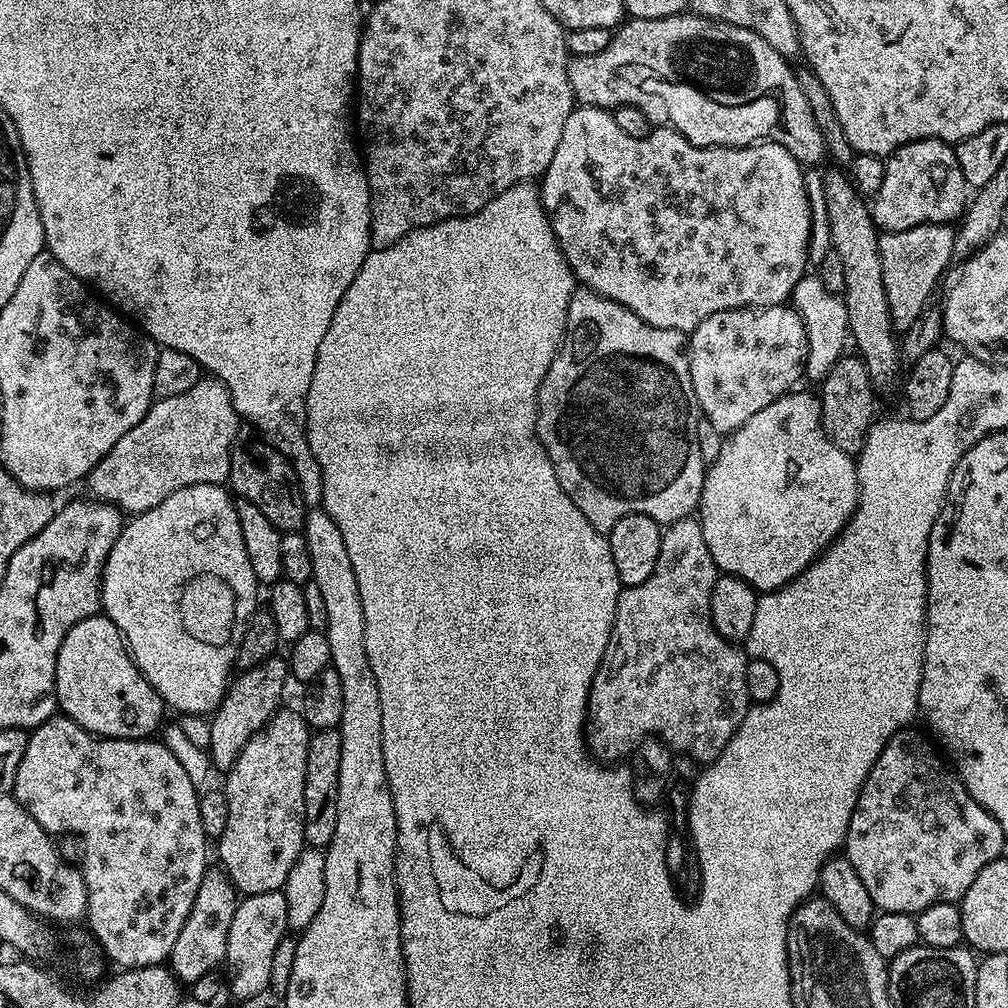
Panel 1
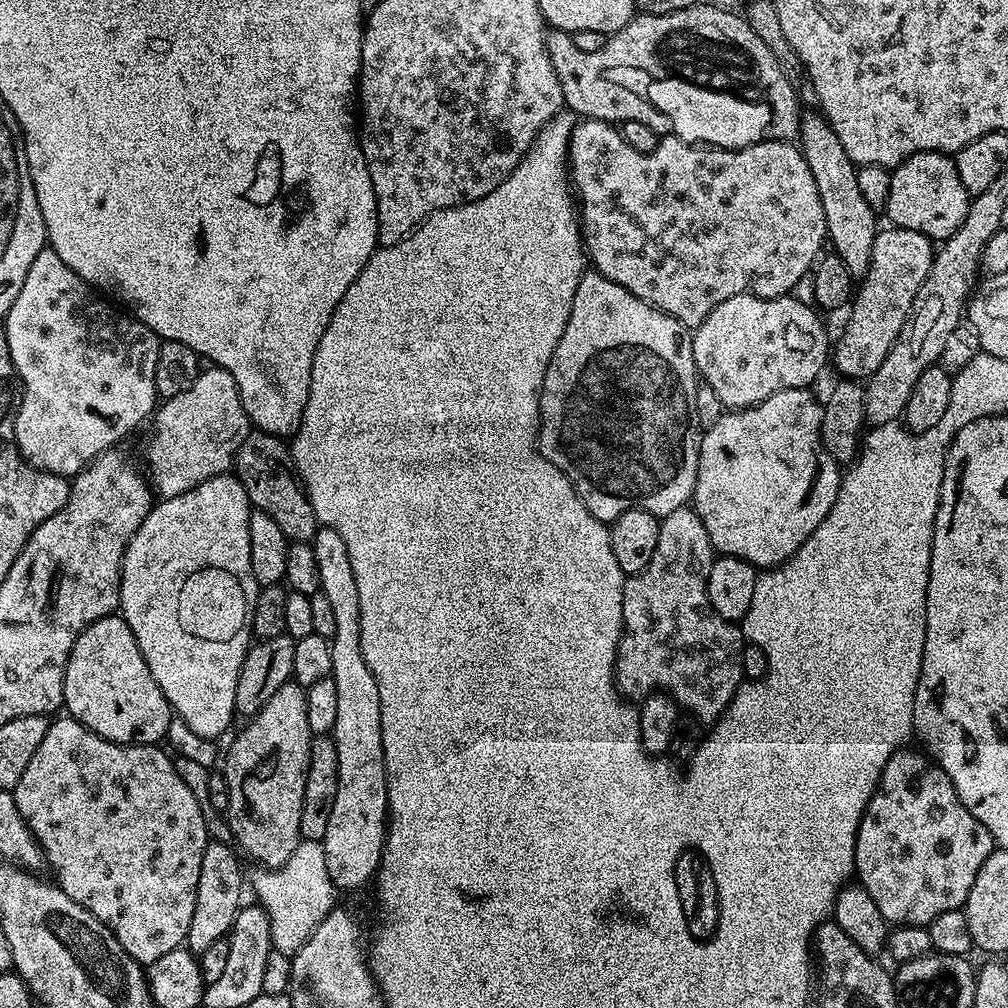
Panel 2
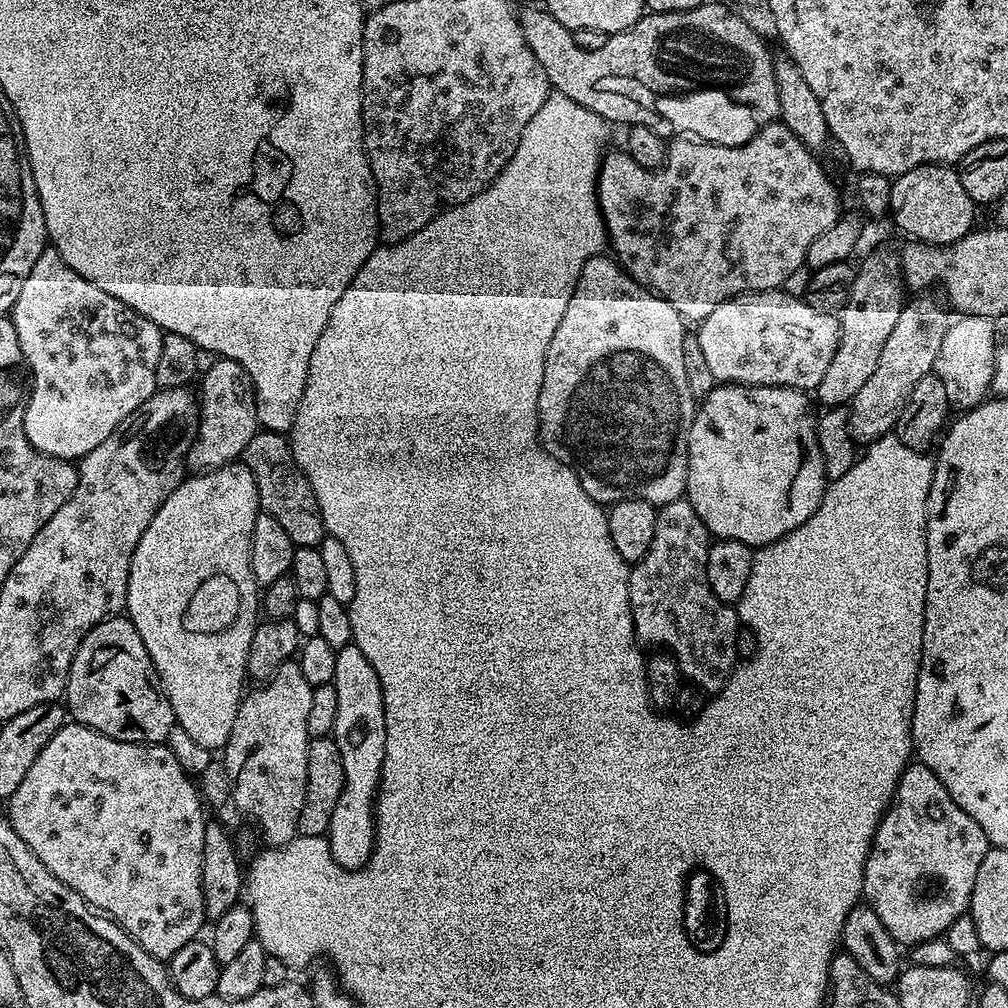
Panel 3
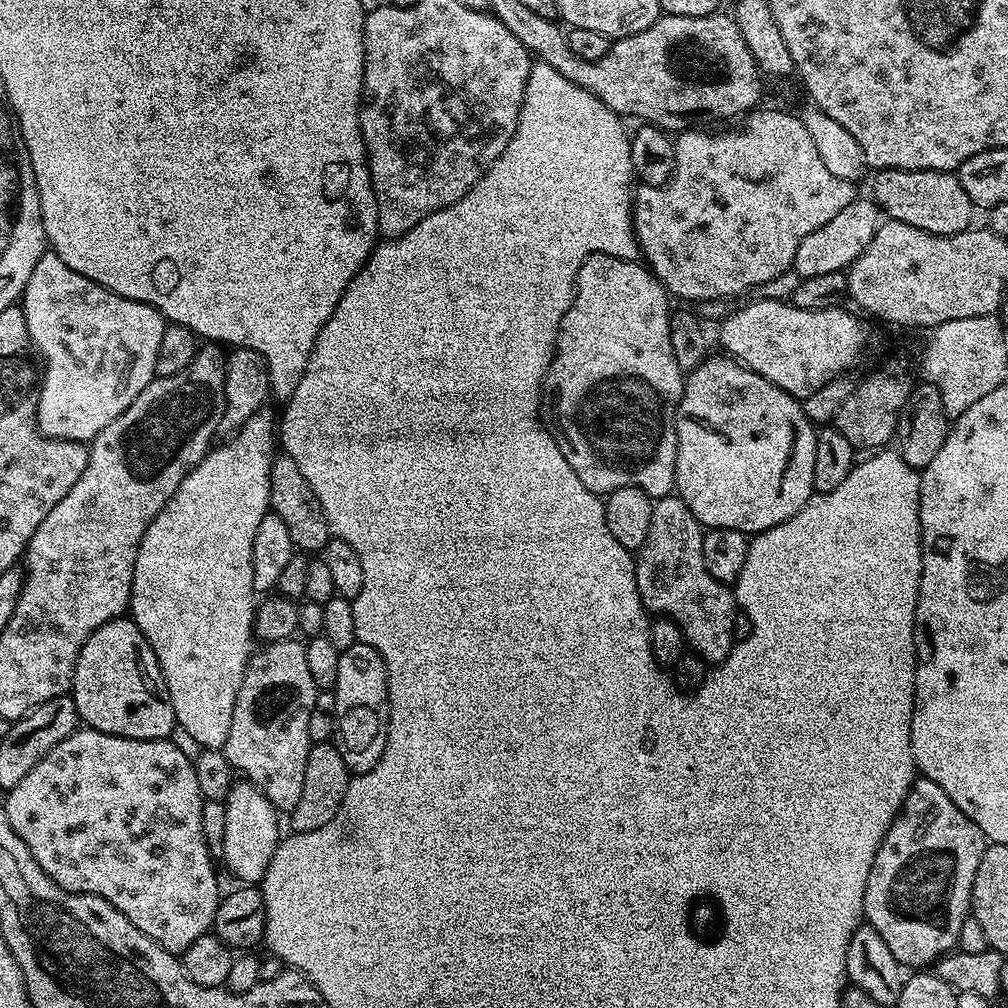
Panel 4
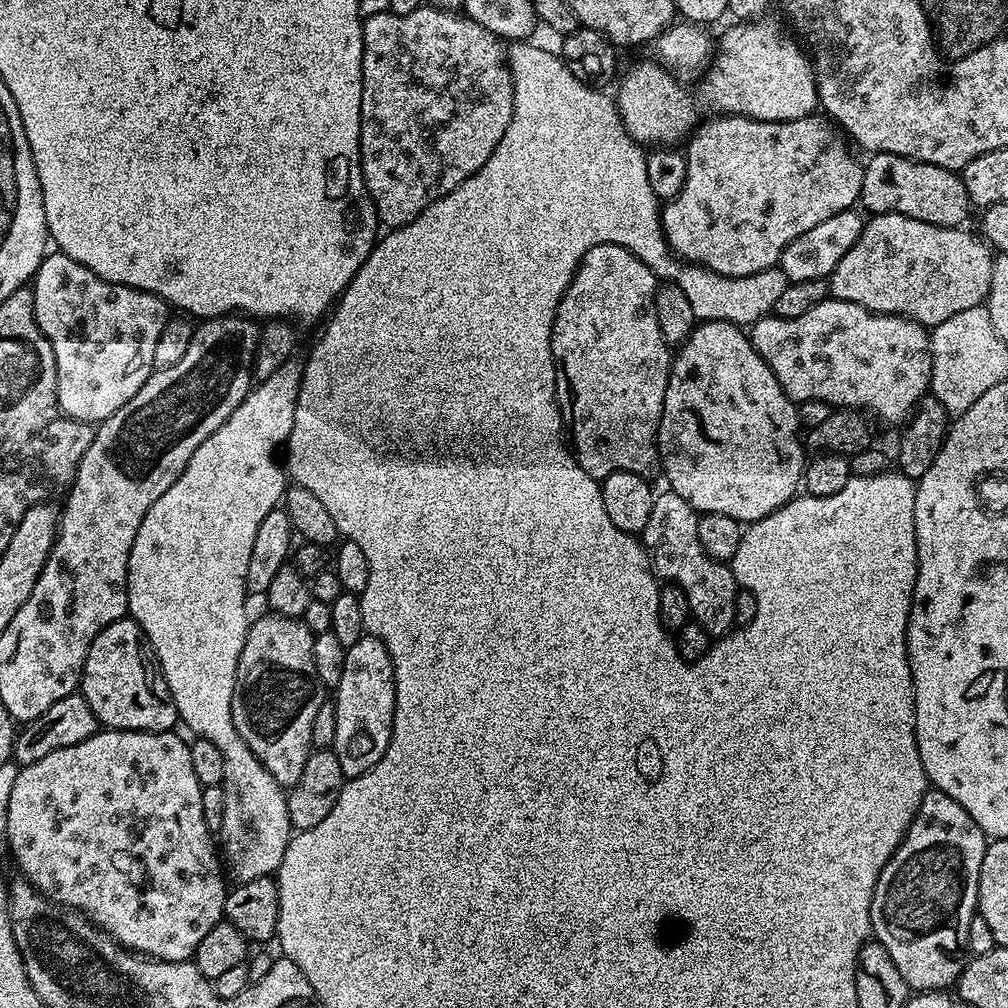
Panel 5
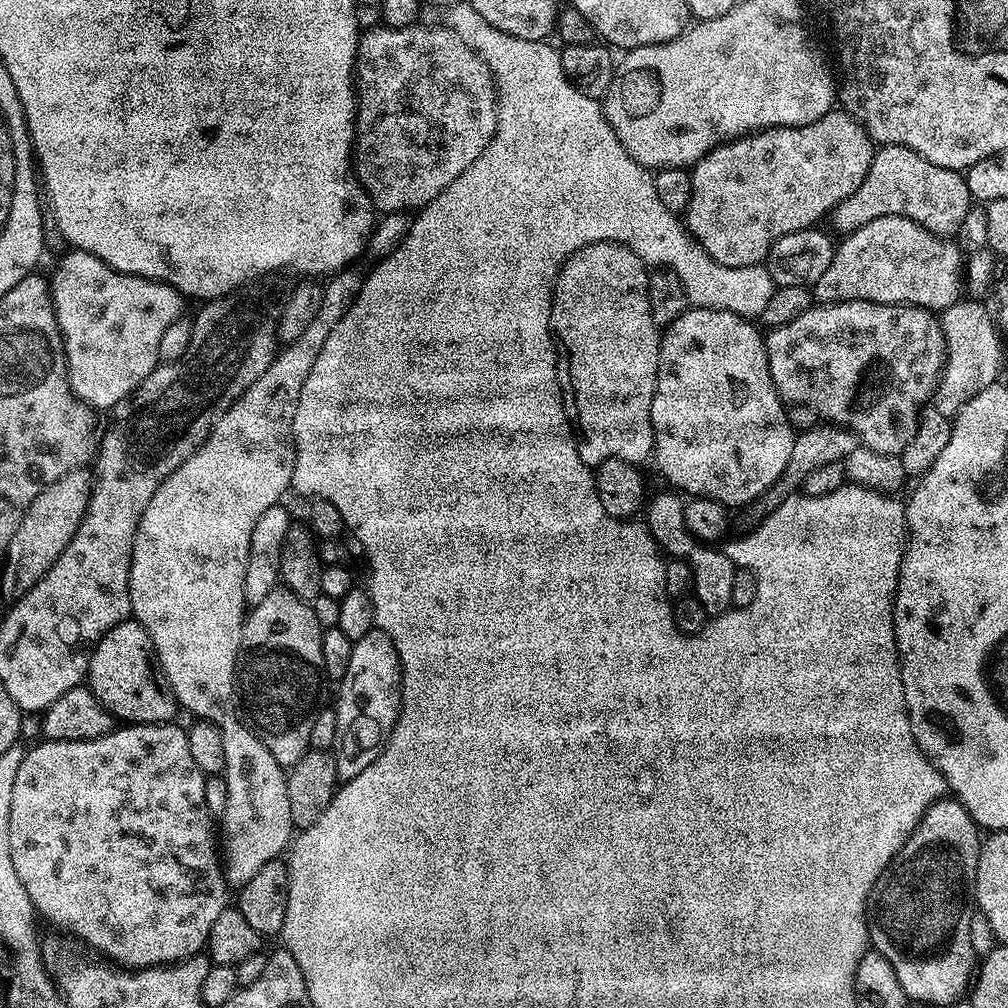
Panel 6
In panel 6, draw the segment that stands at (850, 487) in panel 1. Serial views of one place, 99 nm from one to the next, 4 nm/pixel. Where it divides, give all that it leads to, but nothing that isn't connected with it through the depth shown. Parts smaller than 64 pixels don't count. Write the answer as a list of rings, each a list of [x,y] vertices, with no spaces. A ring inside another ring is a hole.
[[[695,306],[689,307],[688,311],[681,314],[673,324],[663,329],[660,337],[660,369],[656,379],[654,402],[652,403],[652,431],[654,433],[652,447],[656,468],[664,475],[664,480],[668,483],[665,485],[671,486],[677,493],[683,494],[685,497],[705,496],[732,510],[735,510],[739,504],[749,503],[748,505],[751,505],[768,491],[768,487],[779,478],[782,470],[786,470],[786,462],[790,462],[790,450],[794,450],[797,433],[792,432],[792,424],[788,421],[787,414],[784,413],[786,405],[780,399],[778,390],[774,386],[774,378],[770,374],[768,355],[764,345],[765,337],[762,332],[760,336],[759,331],[761,332],[761,329],[751,319],[738,314],[730,314],[726,310],[697,308]]]

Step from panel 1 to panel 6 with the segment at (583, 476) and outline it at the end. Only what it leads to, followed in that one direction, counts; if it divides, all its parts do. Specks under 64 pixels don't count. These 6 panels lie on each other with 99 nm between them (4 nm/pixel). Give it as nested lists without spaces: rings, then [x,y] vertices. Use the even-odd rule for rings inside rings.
[[[597,240],[595,244],[587,244],[579,248],[569,260],[562,265],[560,272],[556,275],[556,287],[552,289],[552,309],[550,310],[550,326],[552,327],[552,335],[554,343],[558,349],[559,355],[562,357],[562,371],[560,373],[560,390],[564,393],[566,407],[570,413],[570,423],[574,429],[576,437],[576,449],[582,458],[582,462],[589,466],[598,466],[607,460],[624,460],[628,464],[637,466],[643,465],[643,460],[653,455],[654,449],[652,447],[652,403],[654,402],[654,390],[656,389],[656,379],[658,378],[658,370],[660,369],[660,337],[662,335],[661,329],[657,328],[654,321],[650,318],[650,298],[648,297],[648,274],[649,265],[644,263],[642,258],[638,258],[638,254],[634,254],[634,250],[630,250],[626,244],[618,244],[610,240]]]

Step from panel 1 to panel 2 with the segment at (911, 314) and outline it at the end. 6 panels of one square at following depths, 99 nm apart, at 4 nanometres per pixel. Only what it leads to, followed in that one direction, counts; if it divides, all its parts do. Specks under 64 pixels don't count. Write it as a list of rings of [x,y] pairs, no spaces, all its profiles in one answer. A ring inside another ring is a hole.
[[[895,226],[881,227],[874,238],[872,247],[872,257],[868,272],[859,281],[854,295],[850,301],[852,313],[848,316],[848,325],[844,328],[844,333],[840,336],[840,341],[835,341],[834,351],[831,353],[830,360],[841,373],[841,377],[857,382],[872,376],[878,366],[890,354],[890,346],[902,334],[902,330],[908,324],[908,317],[912,314],[914,298],[918,298],[918,290],[922,290],[922,282],[926,282],[926,274],[930,274],[930,266],[934,255],[933,241],[928,239],[926,234],[918,234],[918,230],[906,230]]]

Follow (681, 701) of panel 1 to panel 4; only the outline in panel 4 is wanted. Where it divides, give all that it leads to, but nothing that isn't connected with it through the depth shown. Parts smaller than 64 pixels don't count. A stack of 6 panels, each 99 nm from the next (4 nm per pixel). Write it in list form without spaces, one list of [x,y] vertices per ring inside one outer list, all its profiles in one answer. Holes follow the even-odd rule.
[[[675,494],[659,497],[652,505],[650,514],[650,530],[646,530],[646,542],[635,553],[636,585],[649,613],[669,616],[680,628],[684,643],[697,656],[701,656],[705,664],[715,666],[723,662],[730,653],[734,643],[734,618],[738,611],[733,589],[729,585],[715,580],[706,570],[706,562],[702,558],[702,538],[705,529],[696,521],[694,514]]]

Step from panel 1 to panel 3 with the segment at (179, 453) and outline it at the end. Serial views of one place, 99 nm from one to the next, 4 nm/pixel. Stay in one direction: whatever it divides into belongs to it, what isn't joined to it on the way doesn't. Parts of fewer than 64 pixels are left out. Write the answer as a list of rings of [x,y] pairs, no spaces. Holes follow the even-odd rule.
[[[236,360],[211,361],[213,364],[203,369],[199,381],[198,403],[200,406],[200,427],[196,429],[196,441],[188,452],[187,463],[196,470],[211,470],[224,464],[231,464],[243,457],[250,438],[260,428],[256,413],[256,392],[252,389],[252,379]]]

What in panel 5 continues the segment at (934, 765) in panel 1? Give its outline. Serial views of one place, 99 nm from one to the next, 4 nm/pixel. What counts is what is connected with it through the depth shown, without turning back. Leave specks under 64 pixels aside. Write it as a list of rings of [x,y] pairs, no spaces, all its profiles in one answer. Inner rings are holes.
[[[935,790],[925,792],[904,840],[886,862],[870,902],[871,935],[875,943],[886,946],[886,954],[894,958],[894,966],[898,966],[898,974],[902,974],[909,989],[938,992],[951,989],[960,979],[962,960],[956,957],[956,951],[967,945],[970,918],[978,912],[978,878],[988,845],[978,822],[954,798]]]

